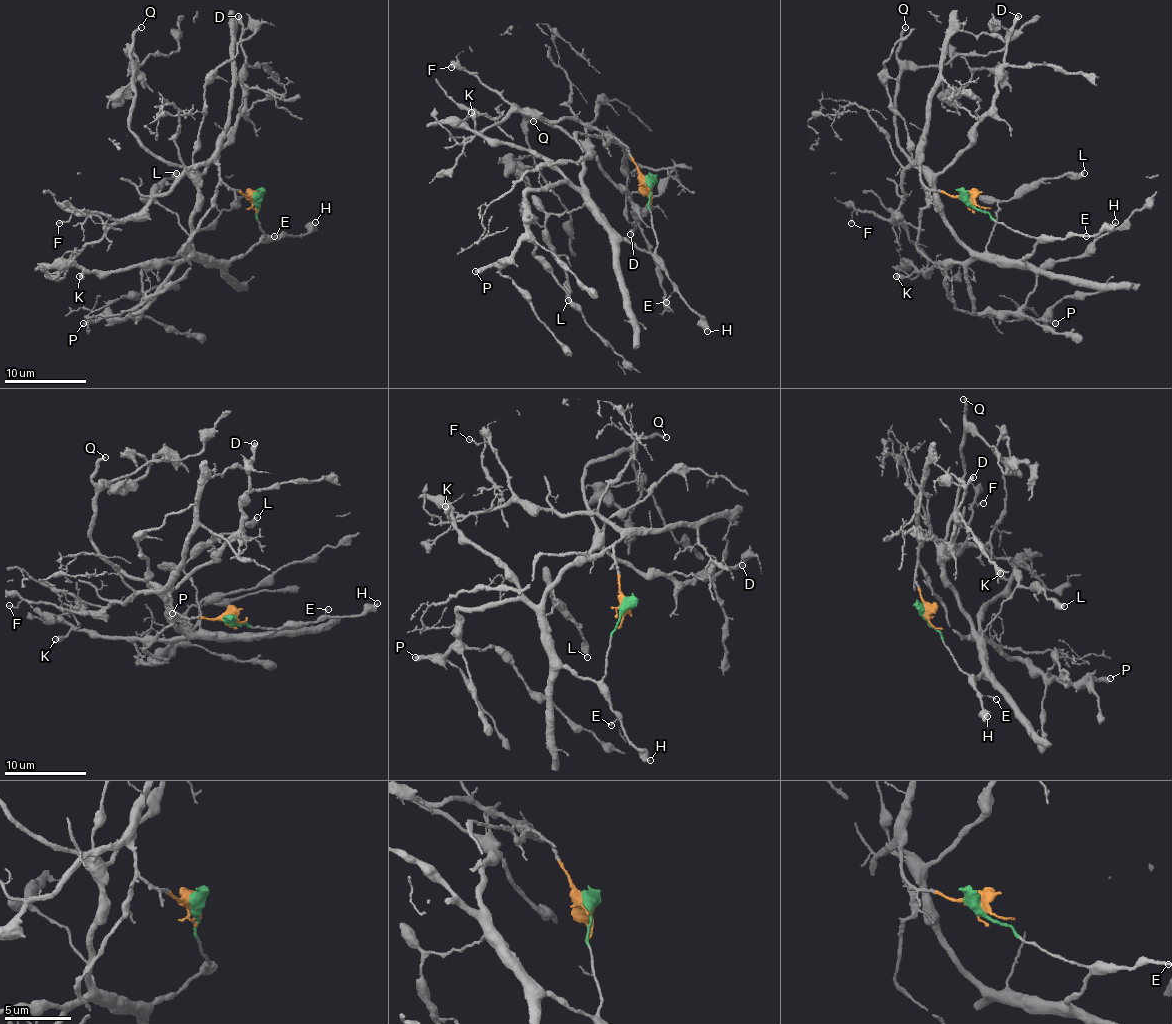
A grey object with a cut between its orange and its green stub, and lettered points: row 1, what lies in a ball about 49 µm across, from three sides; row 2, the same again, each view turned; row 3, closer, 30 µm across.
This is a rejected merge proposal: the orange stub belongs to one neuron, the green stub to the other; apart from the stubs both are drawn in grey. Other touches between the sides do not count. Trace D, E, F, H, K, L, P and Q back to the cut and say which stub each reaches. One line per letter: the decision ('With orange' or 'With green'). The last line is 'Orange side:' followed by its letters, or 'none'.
D: With green
E: With green
F: With orange
H: With green
K: With green
L: With green
P: With green
Q: With green
Orange side: F

